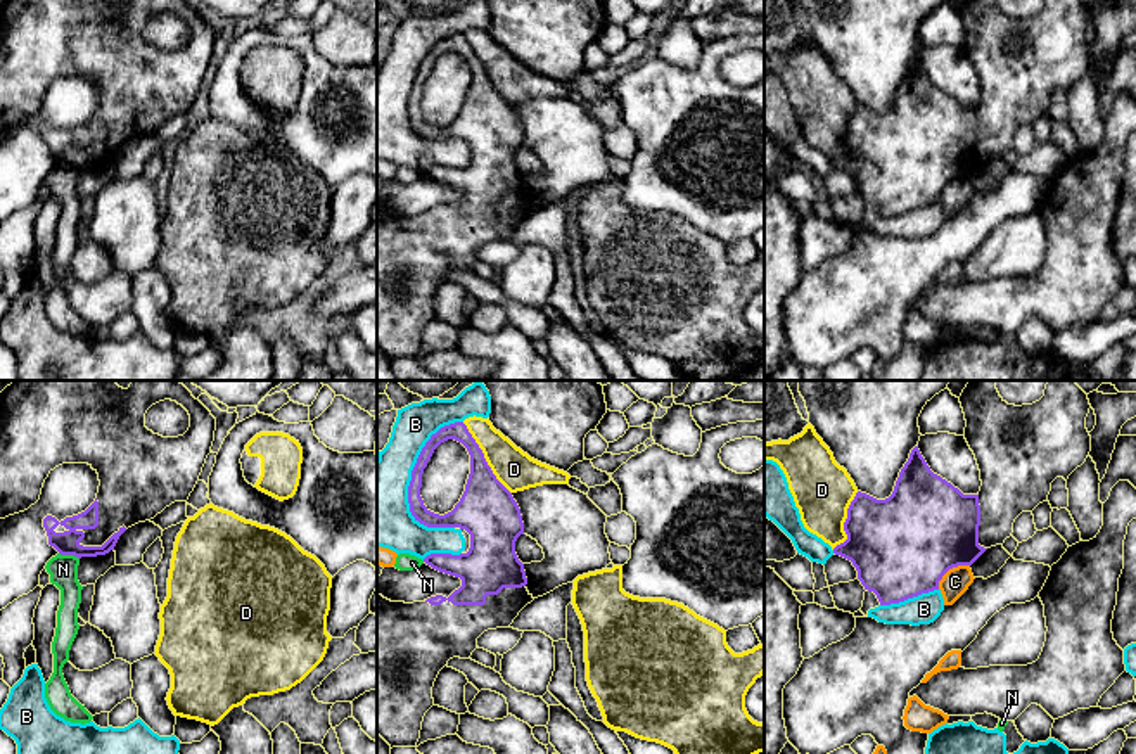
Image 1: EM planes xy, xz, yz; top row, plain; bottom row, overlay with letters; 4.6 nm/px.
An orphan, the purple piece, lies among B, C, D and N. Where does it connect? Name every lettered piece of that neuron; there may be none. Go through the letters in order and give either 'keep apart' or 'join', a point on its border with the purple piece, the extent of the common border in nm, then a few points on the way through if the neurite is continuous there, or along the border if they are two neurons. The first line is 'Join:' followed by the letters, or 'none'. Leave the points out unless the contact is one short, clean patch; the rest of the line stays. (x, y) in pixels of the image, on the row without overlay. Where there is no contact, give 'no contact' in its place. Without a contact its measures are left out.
Join: none
B: keep apart; meets purple in xz at (414, 80); contact 550 nm long
C: keep apart; meets purple in yz at (950, 180); contact 190 nm long
D: keep apart; meets purple in xz at (485, 71); contact 400 nm long
N: keep apart; meets purple in xy at (70, 166); contact 100 nm long; border along xy (59, 165), (78, 172)

